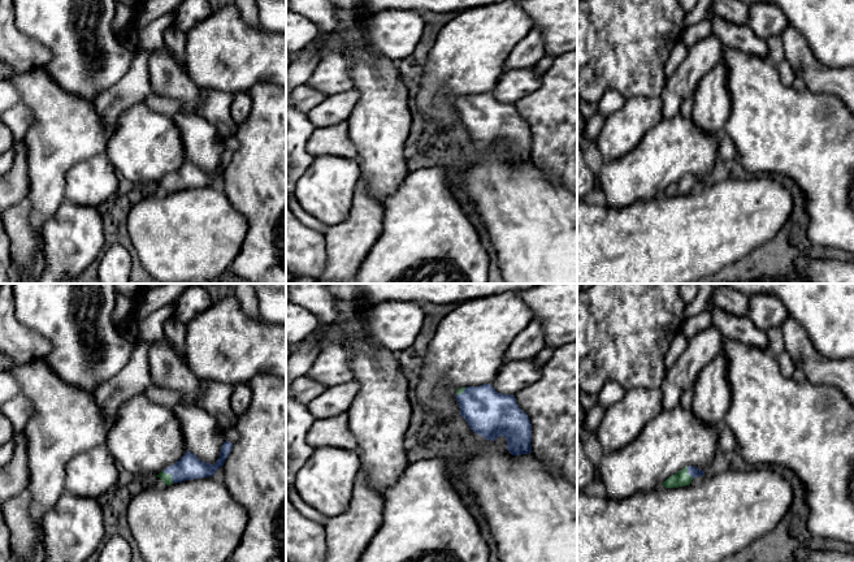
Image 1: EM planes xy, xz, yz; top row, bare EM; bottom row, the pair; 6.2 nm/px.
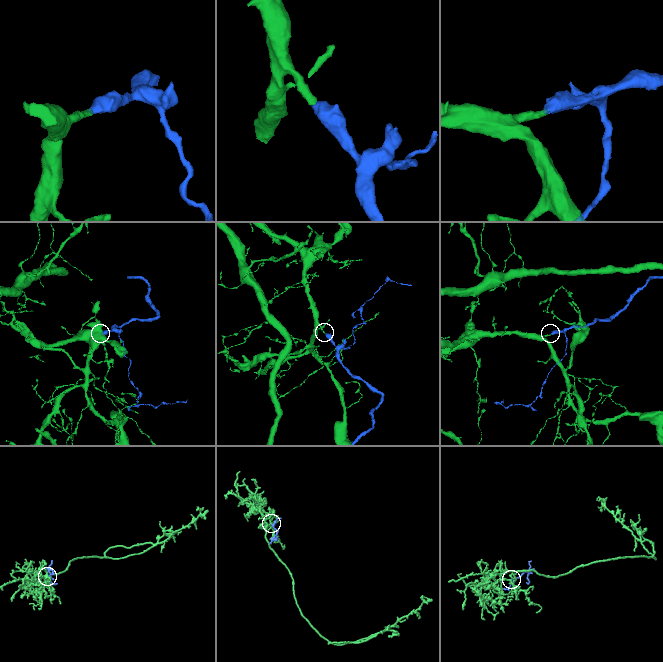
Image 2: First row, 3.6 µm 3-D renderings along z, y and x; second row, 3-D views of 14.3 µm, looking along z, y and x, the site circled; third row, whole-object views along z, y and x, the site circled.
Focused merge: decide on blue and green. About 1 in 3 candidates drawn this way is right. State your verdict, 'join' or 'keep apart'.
join

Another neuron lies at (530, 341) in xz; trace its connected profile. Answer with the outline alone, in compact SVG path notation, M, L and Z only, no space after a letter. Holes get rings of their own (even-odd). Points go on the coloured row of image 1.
M532 320L508 346L504 354L504 363L534 358L545 347L546 345L541 323Z

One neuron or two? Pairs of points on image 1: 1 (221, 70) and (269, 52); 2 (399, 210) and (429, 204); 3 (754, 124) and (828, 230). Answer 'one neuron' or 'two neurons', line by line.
1: one neuron
2: one neuron
3: one neuron

